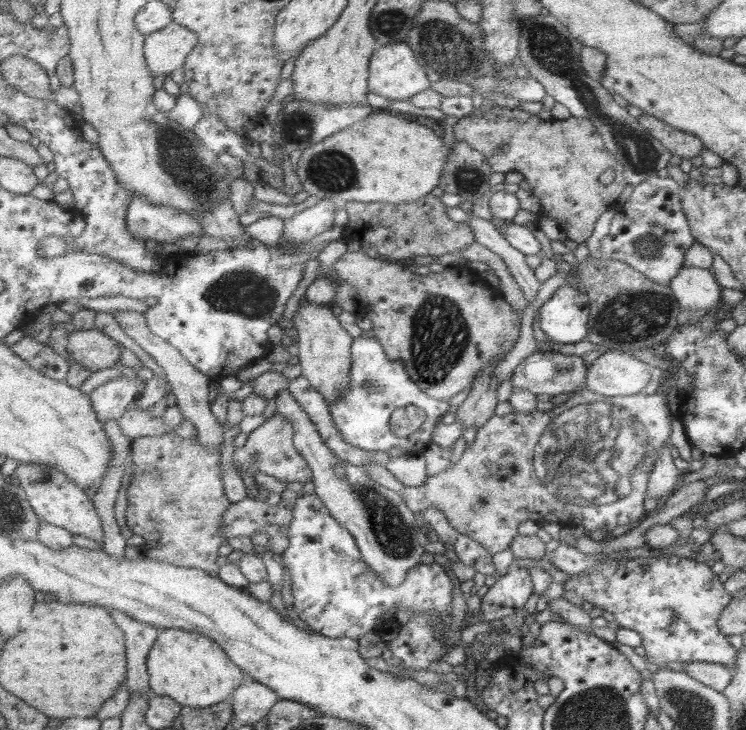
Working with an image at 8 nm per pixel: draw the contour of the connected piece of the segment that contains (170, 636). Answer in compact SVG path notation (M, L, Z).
M172 628L164 630L154 646L150 660L152 689L161 696L174 698L183 707L206 708L232 701L236 690L249 679L216 640L200 632Z

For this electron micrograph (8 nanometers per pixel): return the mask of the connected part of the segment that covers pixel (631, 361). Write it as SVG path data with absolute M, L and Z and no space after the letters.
M608 350L589 368L588 386L604 396L630 396L642 393L650 378L650 366L631 352Z

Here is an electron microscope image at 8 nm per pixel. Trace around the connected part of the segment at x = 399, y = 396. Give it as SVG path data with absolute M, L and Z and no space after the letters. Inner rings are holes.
M358 337L353 346L353 384L342 401L331 404L331 411L338 429L348 443L370 452L392 452L401 448L404 455L419 455L428 450L434 442L437 426L450 410L450 402L434 398L411 377L402 361L392 360L378 338ZM416 405L428 413L423 428L412 437L400 437L394 432L391 420L398 408Z

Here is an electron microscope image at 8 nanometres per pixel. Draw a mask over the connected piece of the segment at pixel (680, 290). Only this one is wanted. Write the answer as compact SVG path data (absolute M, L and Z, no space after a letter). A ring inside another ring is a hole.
M683 266L668 286L684 310L715 312L722 299L723 288L712 270L705 268Z

